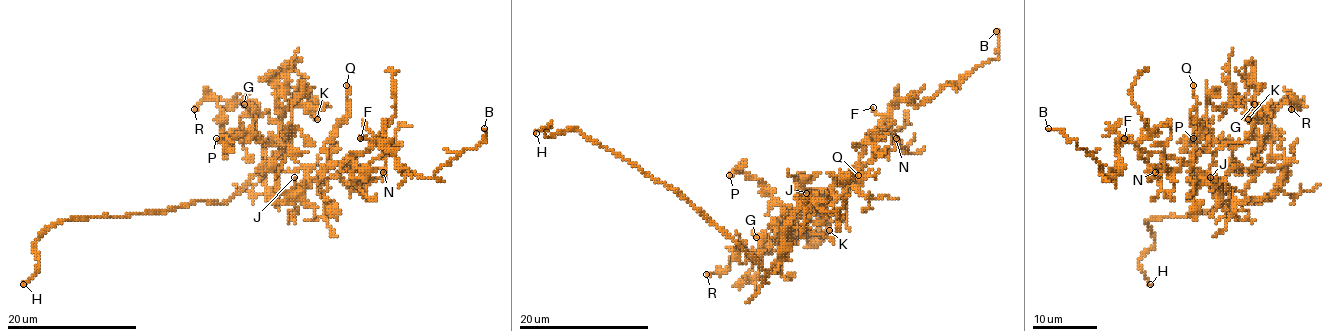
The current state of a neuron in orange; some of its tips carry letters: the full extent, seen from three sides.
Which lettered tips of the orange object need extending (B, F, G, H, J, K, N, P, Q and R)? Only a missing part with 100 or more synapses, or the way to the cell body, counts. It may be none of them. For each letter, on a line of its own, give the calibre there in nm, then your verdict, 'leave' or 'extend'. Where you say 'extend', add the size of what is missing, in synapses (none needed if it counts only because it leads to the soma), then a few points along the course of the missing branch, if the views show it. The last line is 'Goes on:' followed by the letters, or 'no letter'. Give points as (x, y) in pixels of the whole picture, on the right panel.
B: 110 nm | leave
F: 120 nm | leave
G: 240 nm | leave
H: 240 nm | extend
J: 110 nm | leave
K: 150 nm | leave
N: 80 nm | leave
P: 150 nm | leave
Q: 170 nm | leave
R: 200 nm | leave
Goes on: H

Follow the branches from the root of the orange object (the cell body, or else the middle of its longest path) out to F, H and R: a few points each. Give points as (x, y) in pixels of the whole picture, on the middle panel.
F: (782, 248), (787, 220), (829, 196), (858, 160), (865, 139), (889, 115), (879, 115), (873, 107)
H: (782, 248), (777, 261), (764, 271), (675, 191), (630, 162), (575, 130), (547, 136), (550, 122), (536, 133)
R: (782, 248), (776, 266), (789, 240), (755, 253), (732, 253), (725, 269), (706, 274)

